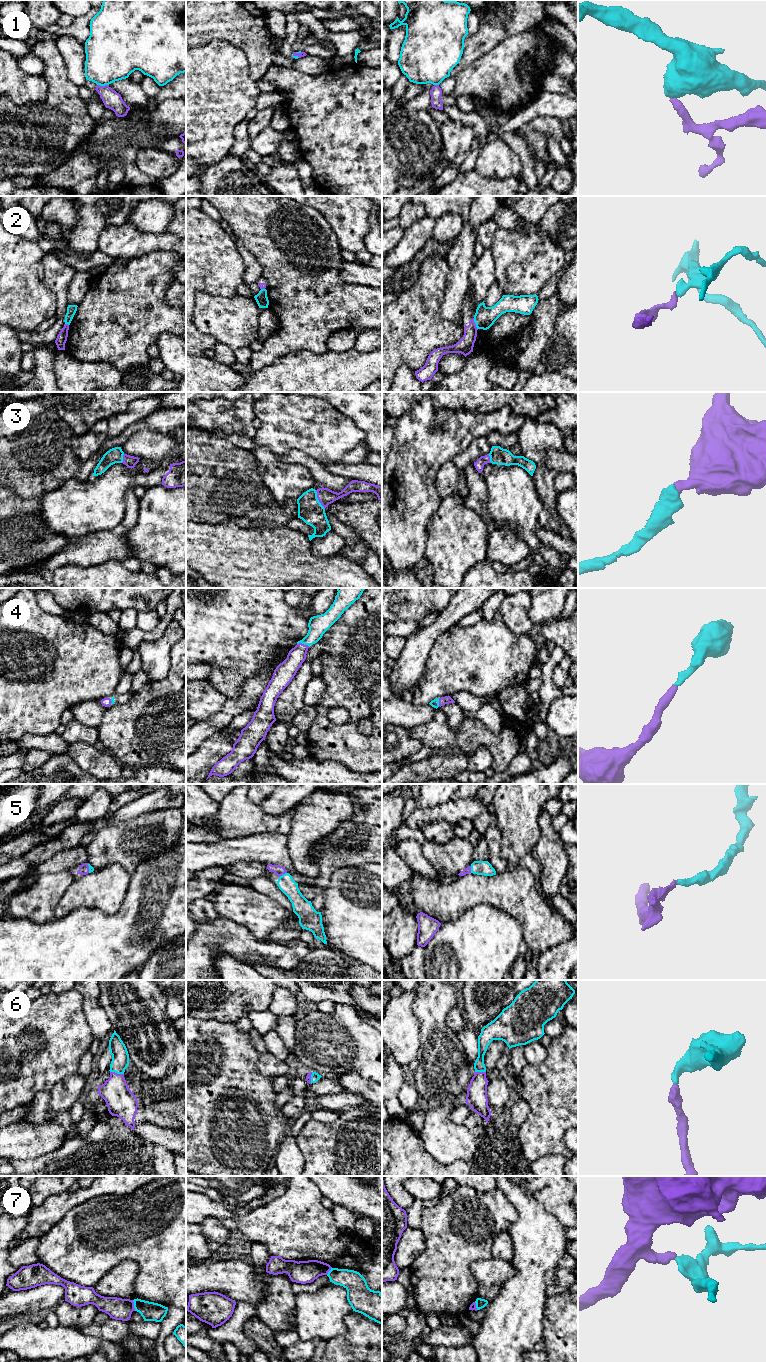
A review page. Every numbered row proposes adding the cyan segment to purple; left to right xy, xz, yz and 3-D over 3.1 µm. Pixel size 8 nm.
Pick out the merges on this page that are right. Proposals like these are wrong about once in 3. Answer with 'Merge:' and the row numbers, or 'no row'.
Merge: 3, 4, 5, 6

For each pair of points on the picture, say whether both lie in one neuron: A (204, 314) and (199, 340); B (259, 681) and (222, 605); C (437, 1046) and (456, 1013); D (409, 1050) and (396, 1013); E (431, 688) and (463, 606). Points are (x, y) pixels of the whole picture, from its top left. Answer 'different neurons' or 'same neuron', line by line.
A: different neurons
B: different neurons
C: different neurons
D: same neuron
E: different neurons

